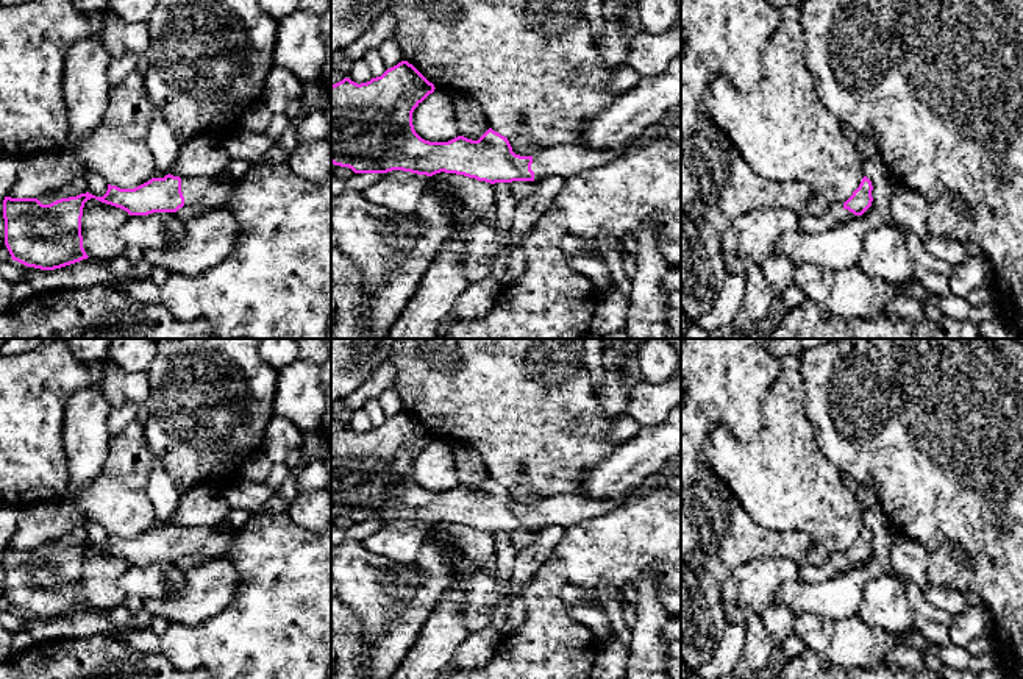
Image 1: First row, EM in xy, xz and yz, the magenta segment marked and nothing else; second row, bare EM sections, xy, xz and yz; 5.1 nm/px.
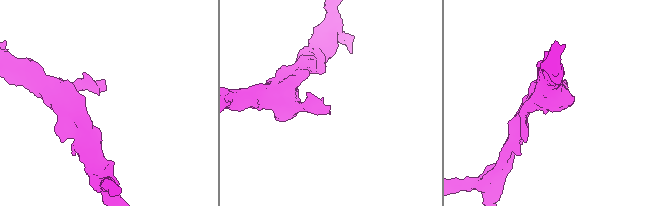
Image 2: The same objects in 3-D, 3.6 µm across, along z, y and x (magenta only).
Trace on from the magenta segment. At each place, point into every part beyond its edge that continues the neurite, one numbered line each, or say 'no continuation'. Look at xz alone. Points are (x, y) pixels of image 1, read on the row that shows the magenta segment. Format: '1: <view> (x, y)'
1: xz (563, 161)

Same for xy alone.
1: xy (208, 192)

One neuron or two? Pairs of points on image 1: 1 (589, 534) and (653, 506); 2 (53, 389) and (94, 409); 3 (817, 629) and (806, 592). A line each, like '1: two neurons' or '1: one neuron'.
1: one neuron
2: two neurons
3: two neurons

